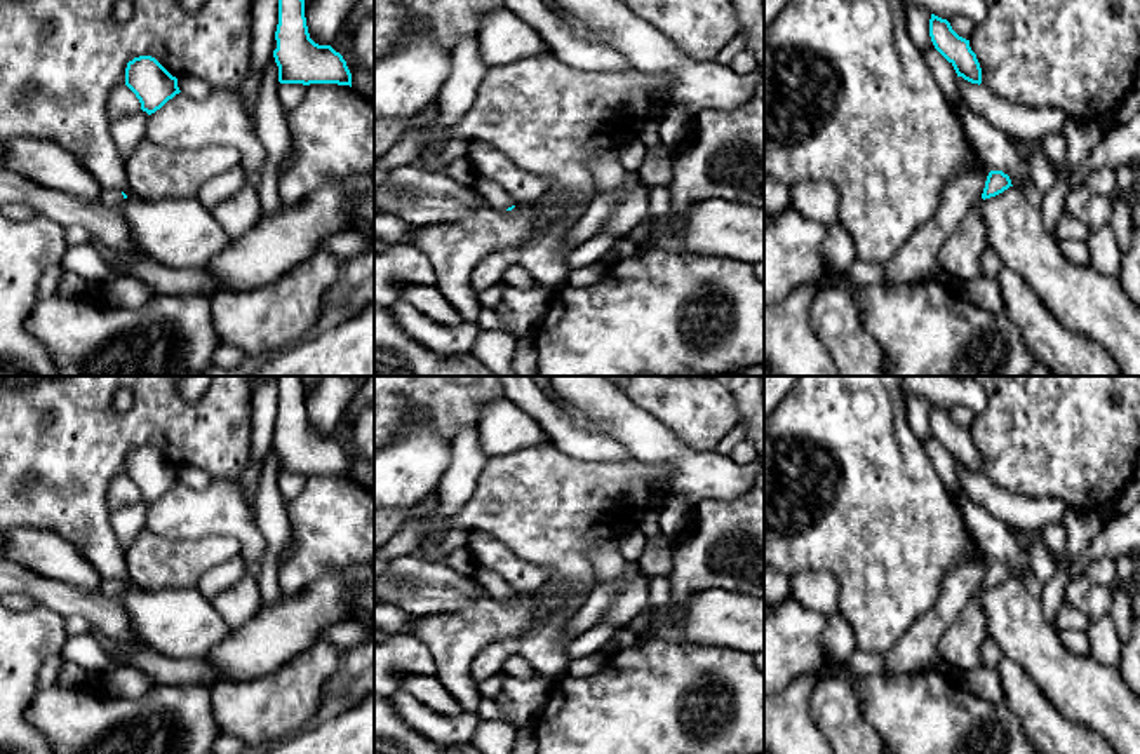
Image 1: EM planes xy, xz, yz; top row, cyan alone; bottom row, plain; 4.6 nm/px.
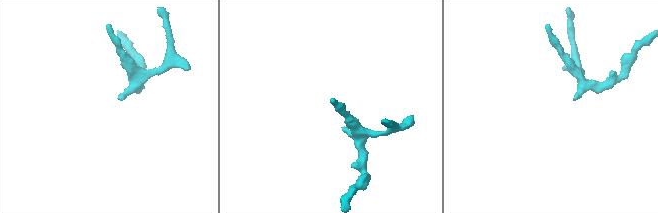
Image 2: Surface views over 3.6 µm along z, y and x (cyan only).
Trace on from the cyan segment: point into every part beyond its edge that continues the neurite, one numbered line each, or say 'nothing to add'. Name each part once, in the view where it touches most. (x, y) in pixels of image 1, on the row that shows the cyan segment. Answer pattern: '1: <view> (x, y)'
1: xz (491, 192)

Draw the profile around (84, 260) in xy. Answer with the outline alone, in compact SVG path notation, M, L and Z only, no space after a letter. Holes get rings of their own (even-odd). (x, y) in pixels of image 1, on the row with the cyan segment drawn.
M91 242L80 246L68 246L61 259L64 272L80 275L92 289L113 279L111 270L103 261L99 251Z

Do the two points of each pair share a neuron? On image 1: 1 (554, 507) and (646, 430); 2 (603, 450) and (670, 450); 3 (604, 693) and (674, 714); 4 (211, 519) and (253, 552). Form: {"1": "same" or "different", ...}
{"1": "different", "2": "different", "3": "same", "4": "same"}

